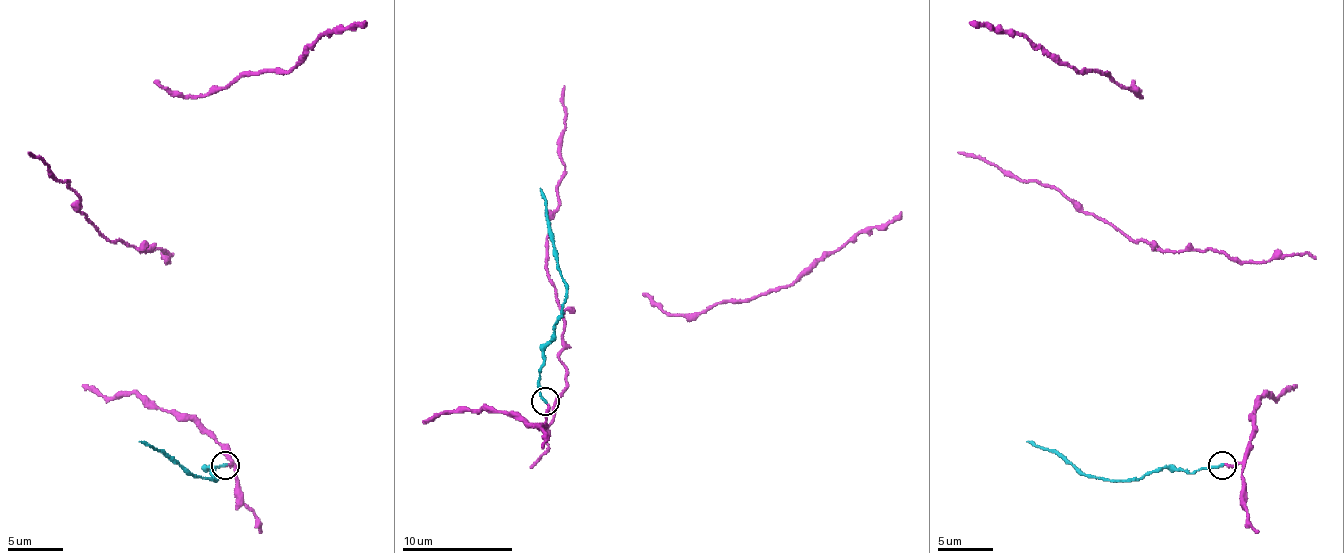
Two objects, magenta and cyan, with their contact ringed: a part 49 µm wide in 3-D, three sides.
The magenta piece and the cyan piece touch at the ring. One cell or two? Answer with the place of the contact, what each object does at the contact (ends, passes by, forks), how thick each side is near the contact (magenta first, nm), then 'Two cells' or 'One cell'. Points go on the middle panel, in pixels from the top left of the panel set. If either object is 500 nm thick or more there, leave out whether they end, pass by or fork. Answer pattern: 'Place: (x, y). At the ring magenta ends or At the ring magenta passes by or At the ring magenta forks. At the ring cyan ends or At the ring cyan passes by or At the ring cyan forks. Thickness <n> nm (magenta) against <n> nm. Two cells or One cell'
Place: (545, 401). At the ring magenta ends. At the ring cyan ends. Thickness 200 nm (magenta) against 180 nm. Two cells

